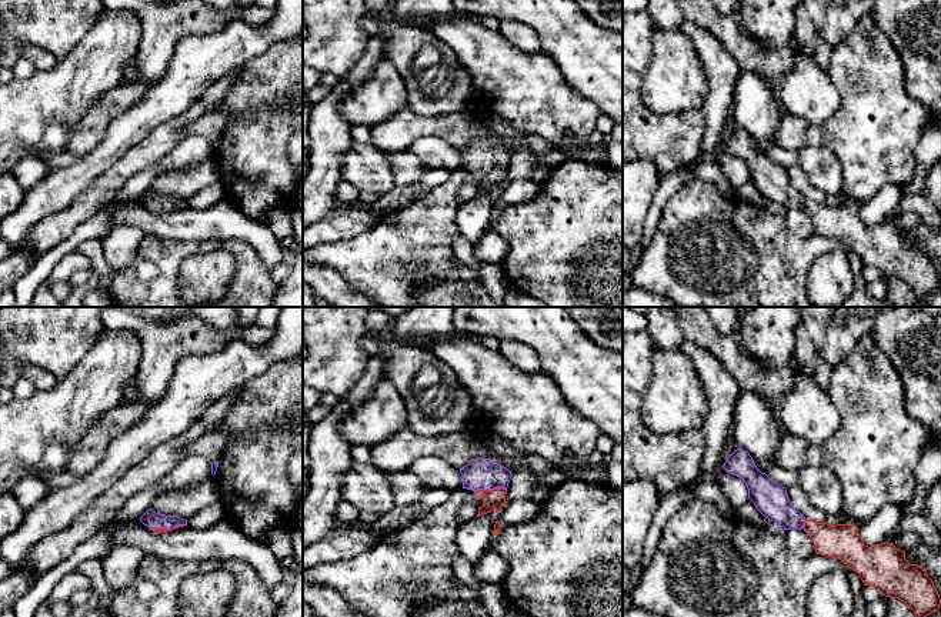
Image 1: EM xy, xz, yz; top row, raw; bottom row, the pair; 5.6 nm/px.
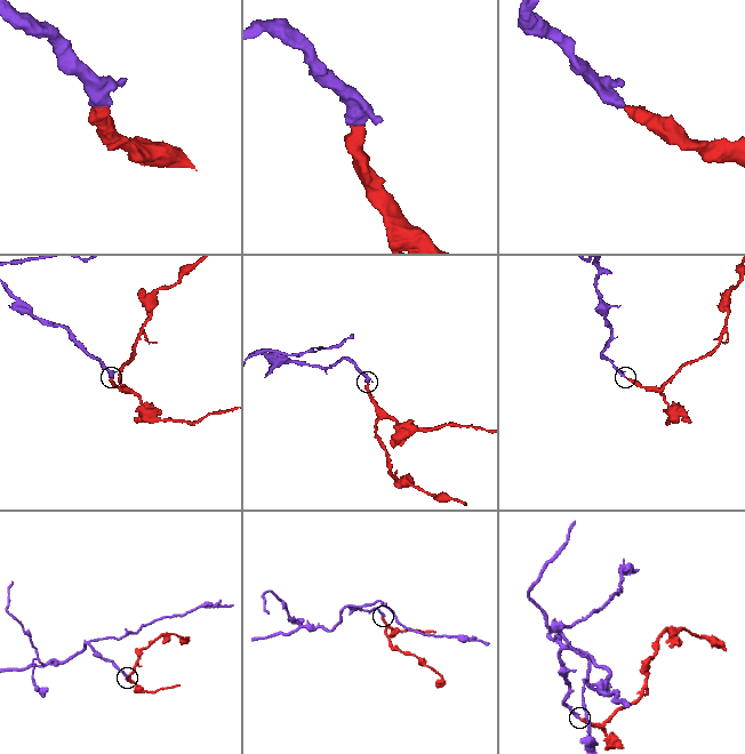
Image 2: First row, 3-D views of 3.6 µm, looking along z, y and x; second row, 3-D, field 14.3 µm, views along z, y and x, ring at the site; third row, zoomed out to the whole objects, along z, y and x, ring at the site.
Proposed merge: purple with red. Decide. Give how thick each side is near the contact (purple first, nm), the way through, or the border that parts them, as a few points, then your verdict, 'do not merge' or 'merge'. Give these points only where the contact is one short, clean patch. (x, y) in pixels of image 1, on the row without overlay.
180 nm thick on the purple side, 120 nm on the other; runs through xz (481, 153), (490, 169), (494, 179); merge

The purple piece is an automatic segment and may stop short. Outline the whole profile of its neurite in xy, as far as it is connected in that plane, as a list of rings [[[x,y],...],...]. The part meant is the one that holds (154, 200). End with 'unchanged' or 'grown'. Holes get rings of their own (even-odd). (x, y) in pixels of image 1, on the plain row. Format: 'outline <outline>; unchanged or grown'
outline [[[149,189],[141,197],[140,201],[150,207],[154,213],[167,213],[173,209],[184,207],[187,206],[187,200],[180,199],[177,196],[166,196],[153,191]]]; grown

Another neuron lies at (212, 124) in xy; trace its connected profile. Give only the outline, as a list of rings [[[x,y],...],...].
[[[211,110],[193,121],[184,130],[184,136],[201,134],[207,137],[211,143],[218,141],[227,129],[228,121],[228,113]]]

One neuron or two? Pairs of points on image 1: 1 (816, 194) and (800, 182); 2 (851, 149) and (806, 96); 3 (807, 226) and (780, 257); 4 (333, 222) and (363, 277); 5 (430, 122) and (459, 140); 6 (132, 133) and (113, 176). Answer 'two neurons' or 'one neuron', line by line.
1: one neuron
2: two neurons
3: two neurons
4: two neurons
5: one neuron
6: two neurons

